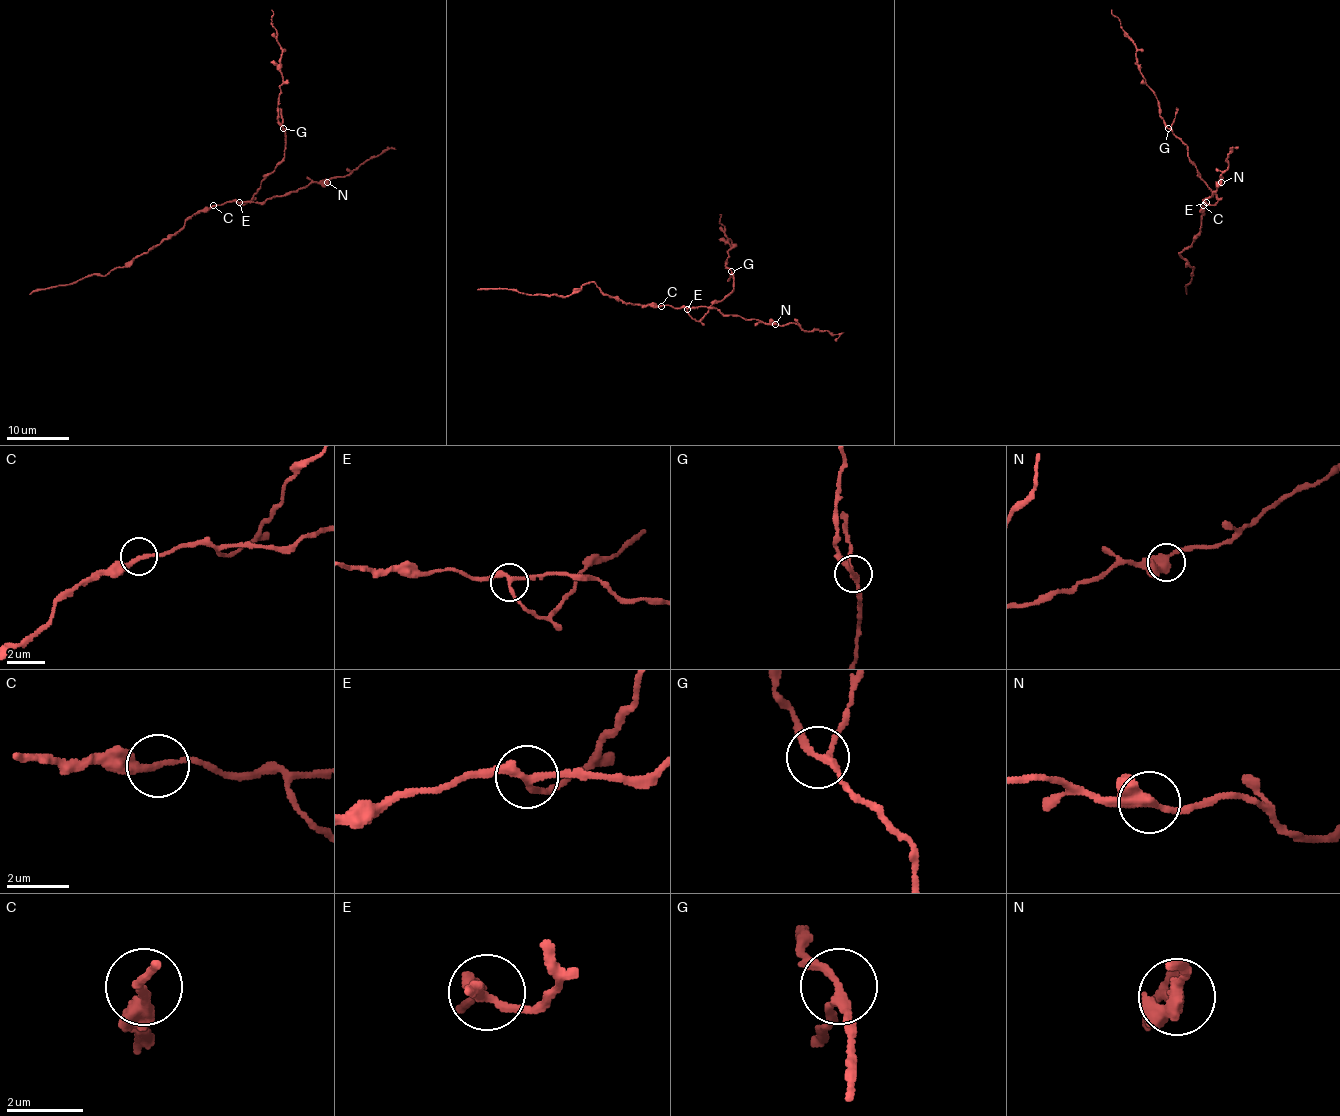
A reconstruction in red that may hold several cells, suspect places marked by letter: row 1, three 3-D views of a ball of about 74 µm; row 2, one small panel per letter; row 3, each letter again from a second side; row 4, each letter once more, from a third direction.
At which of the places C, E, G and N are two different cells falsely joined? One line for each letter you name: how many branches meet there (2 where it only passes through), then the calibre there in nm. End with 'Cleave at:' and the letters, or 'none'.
Cleave at: none

